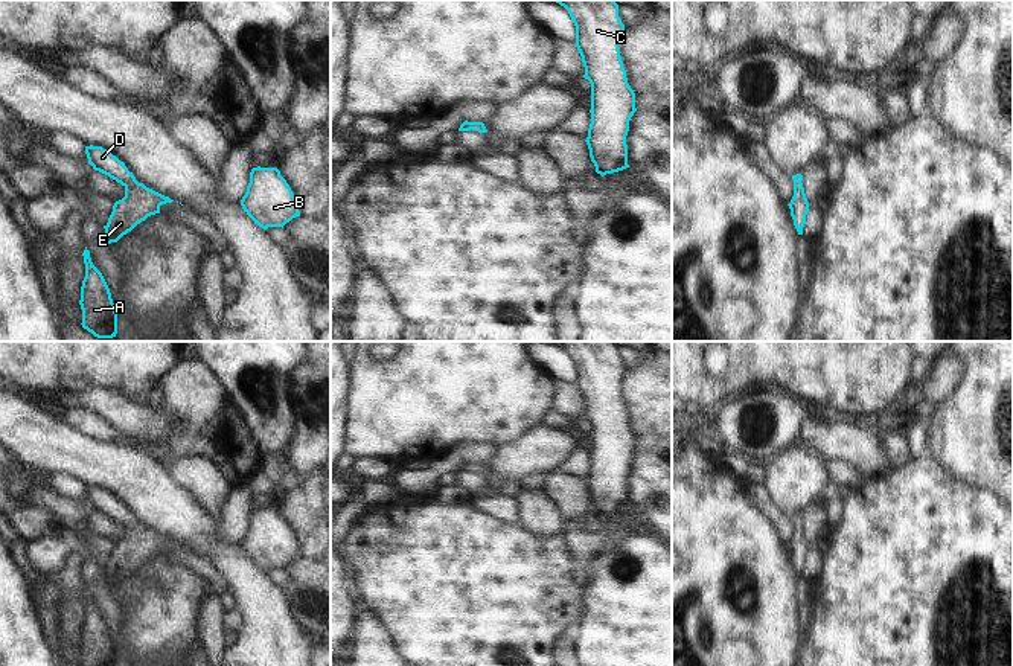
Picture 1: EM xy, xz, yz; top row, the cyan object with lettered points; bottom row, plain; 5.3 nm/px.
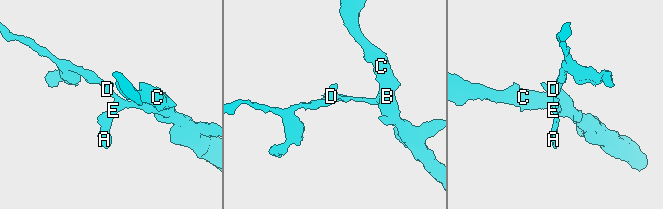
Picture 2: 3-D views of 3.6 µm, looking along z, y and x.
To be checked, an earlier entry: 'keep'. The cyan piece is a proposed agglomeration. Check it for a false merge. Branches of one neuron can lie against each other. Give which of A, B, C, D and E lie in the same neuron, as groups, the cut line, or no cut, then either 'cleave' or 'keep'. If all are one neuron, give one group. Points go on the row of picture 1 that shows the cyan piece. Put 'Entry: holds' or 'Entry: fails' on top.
Entry: holds
groups A B C D E; cut none; keep

